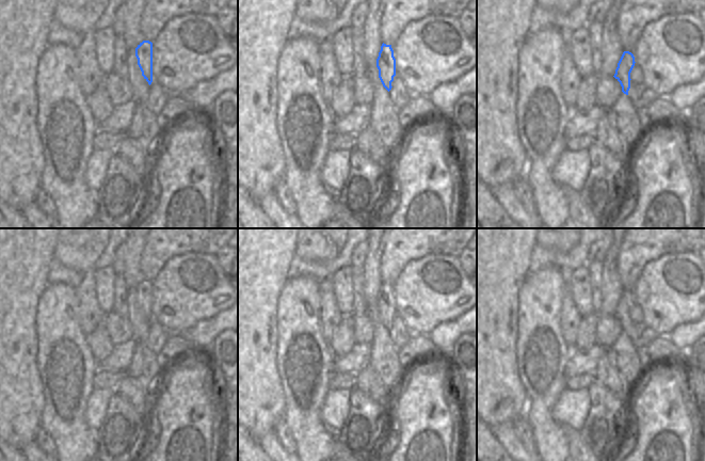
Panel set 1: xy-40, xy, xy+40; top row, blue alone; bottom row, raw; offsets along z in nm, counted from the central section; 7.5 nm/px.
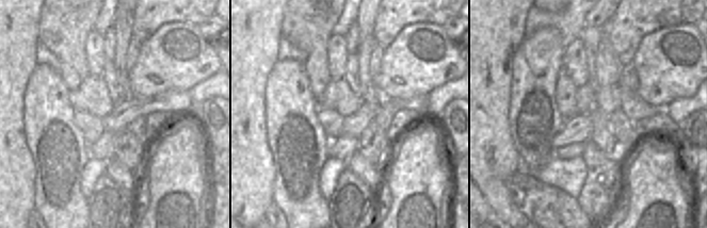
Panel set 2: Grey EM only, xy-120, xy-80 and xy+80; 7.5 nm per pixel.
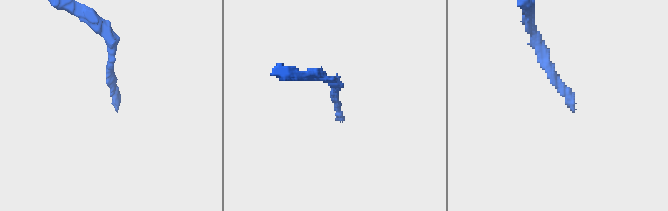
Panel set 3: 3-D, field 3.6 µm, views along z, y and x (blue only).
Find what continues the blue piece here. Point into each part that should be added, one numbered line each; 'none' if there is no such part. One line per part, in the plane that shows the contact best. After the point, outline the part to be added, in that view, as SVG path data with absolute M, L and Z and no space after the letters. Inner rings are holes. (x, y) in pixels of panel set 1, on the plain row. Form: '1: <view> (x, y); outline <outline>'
1: xy+40 (638, 339); outline M630 319L630 328L628 330L628 338L636 348L642 348L650 344L658 335L651 329L646 329L642 334L637 330L635 321Z

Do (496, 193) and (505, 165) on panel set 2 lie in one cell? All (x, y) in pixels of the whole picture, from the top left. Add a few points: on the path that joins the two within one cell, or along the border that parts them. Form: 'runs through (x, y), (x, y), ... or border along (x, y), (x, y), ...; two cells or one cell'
border along (480, 180), (499, 179), (507, 183); two cells

